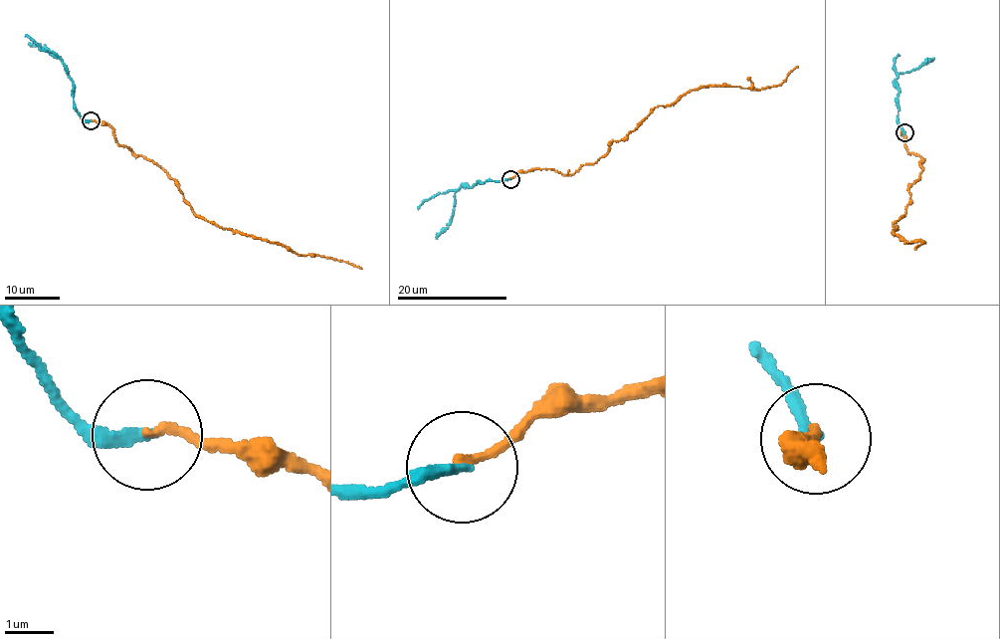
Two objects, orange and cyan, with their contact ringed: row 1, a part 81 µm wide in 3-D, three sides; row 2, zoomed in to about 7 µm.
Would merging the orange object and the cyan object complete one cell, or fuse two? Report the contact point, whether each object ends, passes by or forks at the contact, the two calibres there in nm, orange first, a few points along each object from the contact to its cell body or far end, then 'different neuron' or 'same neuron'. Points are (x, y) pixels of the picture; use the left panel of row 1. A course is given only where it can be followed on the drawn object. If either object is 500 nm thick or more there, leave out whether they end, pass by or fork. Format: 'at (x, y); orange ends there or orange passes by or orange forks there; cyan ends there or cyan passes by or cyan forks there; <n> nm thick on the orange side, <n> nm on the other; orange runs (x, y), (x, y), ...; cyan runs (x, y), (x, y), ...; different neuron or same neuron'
at (91, 120); orange ends there; cyan ends there; 160 nm thick on the orange side, 240 nm on the other; orange runs (91, 121), (106, 124), (119, 145), (173, 179), (192, 211), (218, 227), (362, 269); cyan runs (90, 121), (85, 120), (75, 106), (73, 81), (63, 61), (28, 44); same neuron

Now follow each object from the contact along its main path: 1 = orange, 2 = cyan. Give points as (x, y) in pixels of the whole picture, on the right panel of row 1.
1: (903, 132), (908, 152), (924, 159), (893, 233), (907, 243), (925, 241), (915, 249)
2: (904, 132), (899, 120), (898, 76), (933, 59)

